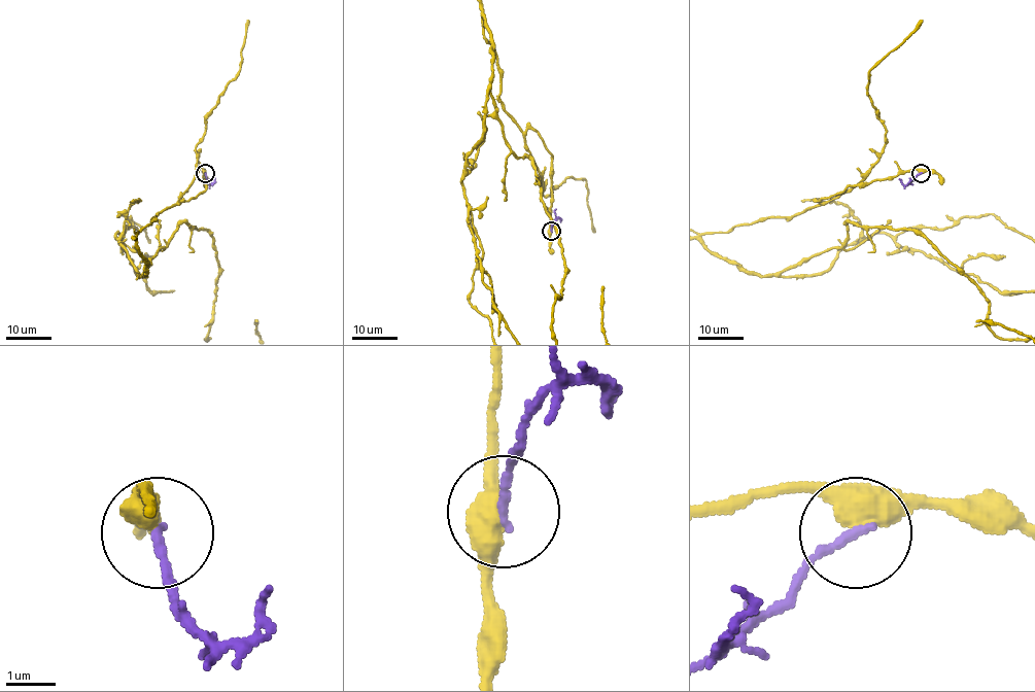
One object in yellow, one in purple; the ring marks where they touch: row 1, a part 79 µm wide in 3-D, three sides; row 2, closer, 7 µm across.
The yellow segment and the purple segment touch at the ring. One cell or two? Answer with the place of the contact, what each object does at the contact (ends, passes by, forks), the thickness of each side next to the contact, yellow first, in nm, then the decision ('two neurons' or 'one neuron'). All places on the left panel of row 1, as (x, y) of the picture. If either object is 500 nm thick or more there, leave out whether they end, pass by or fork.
place (205, 173); yellow passes by; purple ends; calibres 460 and 190 nm; two neurons

